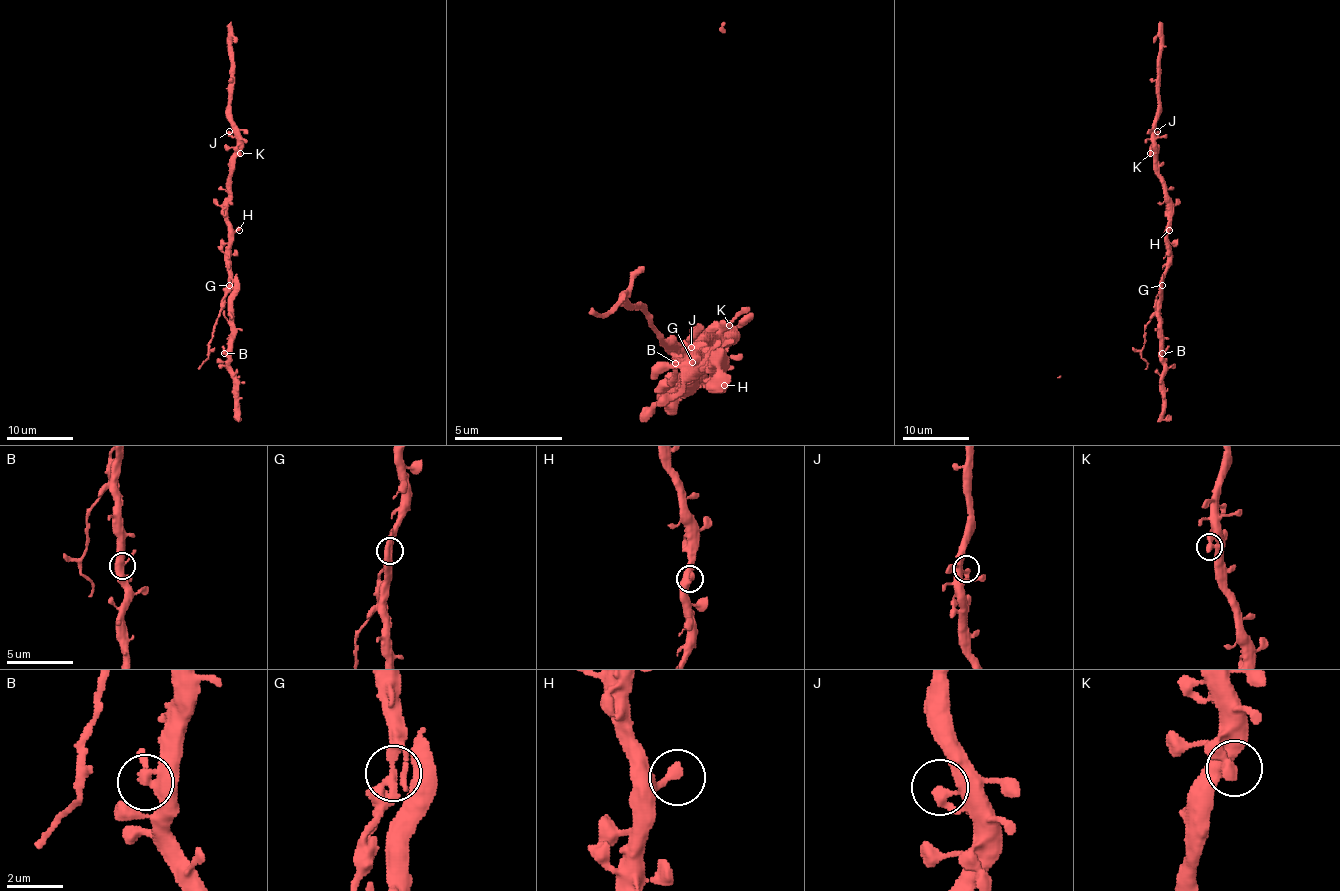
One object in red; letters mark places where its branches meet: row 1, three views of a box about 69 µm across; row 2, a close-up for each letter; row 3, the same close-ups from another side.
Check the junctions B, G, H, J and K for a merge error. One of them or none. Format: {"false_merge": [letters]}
{"false_merge": ["G"]}

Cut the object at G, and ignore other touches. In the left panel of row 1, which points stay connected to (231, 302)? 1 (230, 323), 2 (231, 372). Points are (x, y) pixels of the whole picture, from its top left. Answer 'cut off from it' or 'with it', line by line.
1: with it
2: with it

